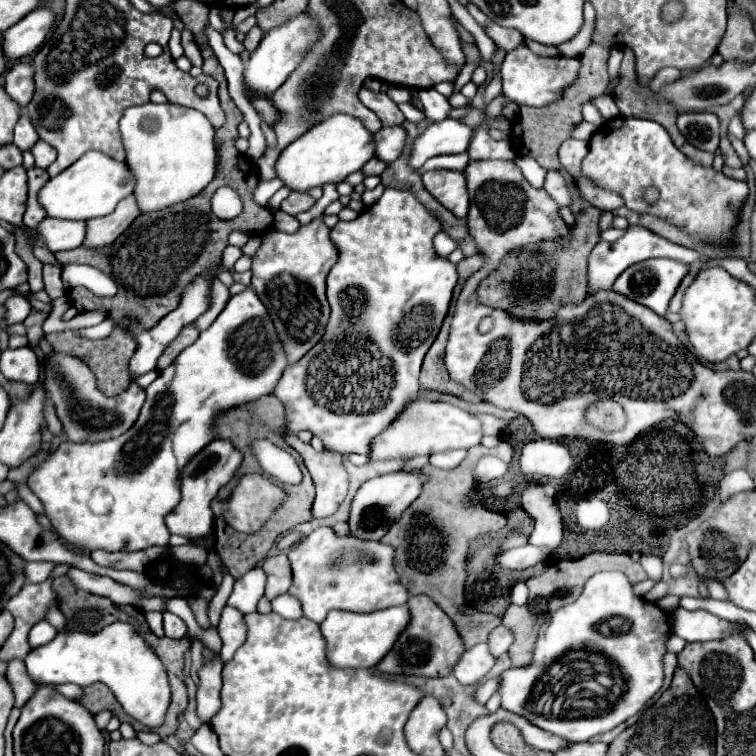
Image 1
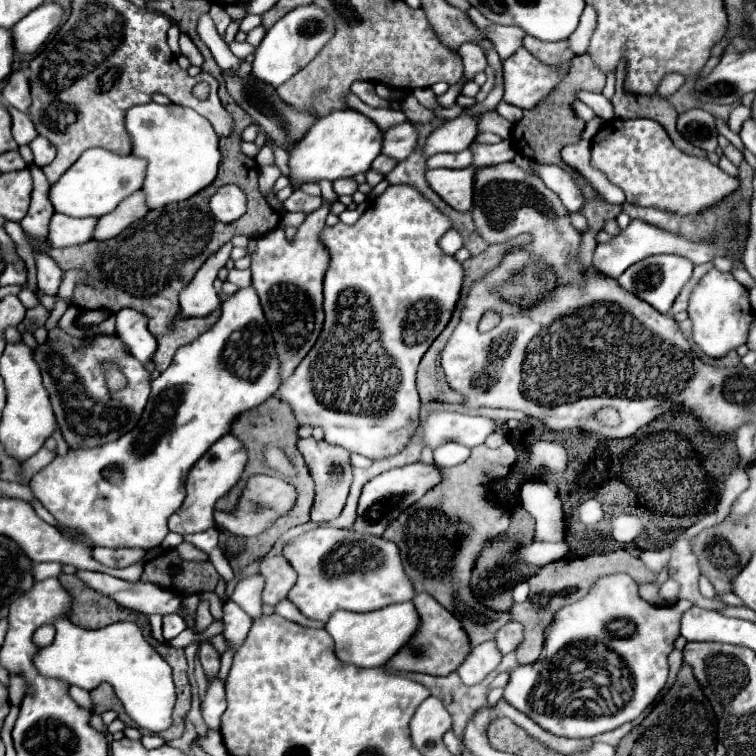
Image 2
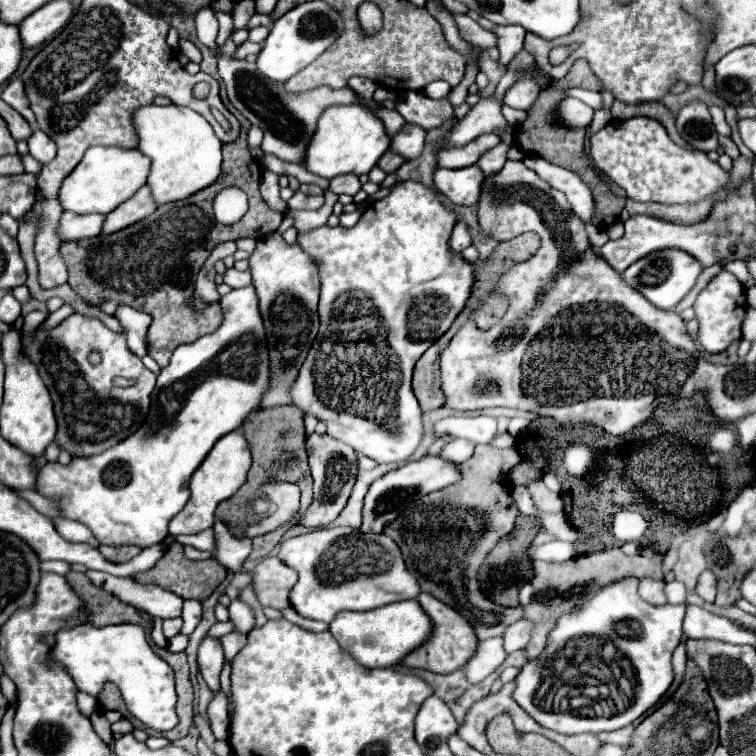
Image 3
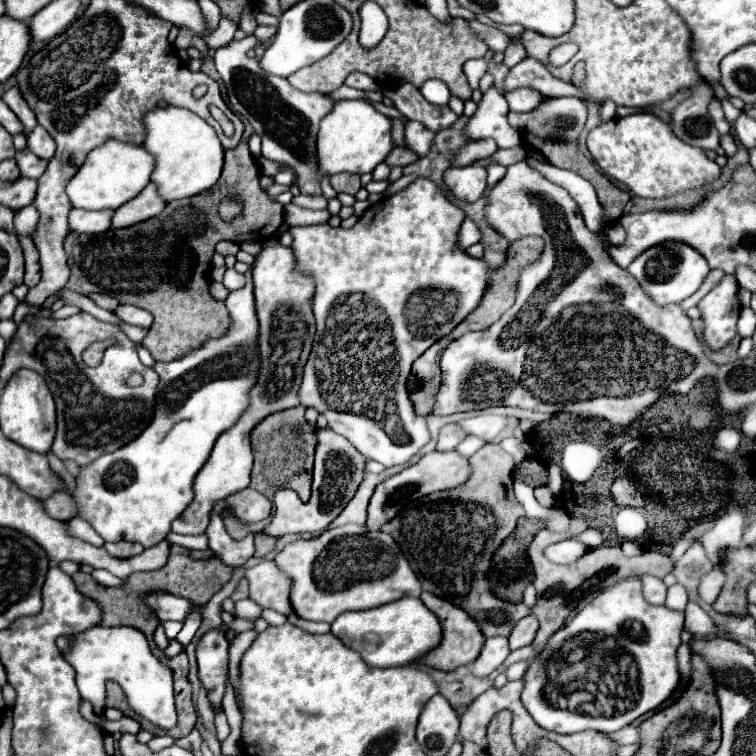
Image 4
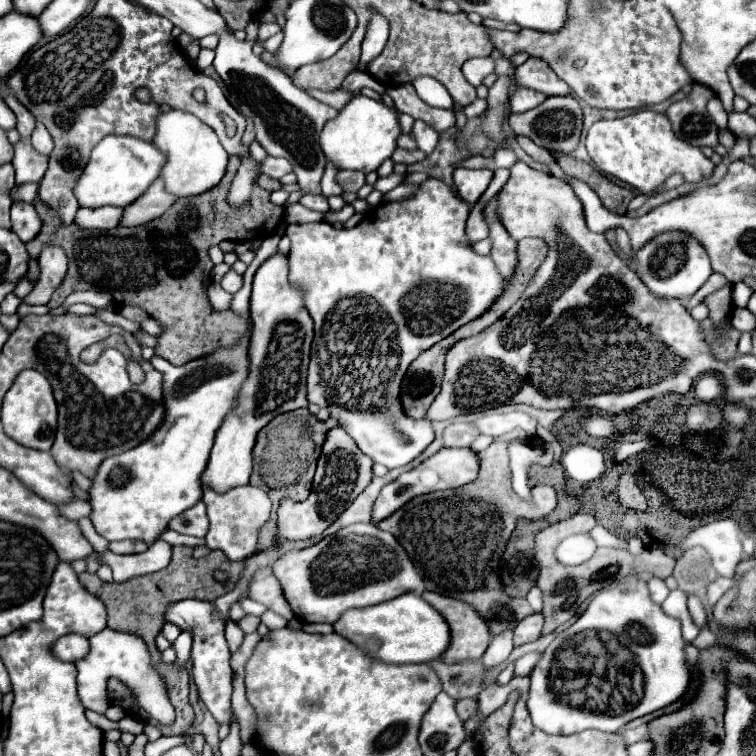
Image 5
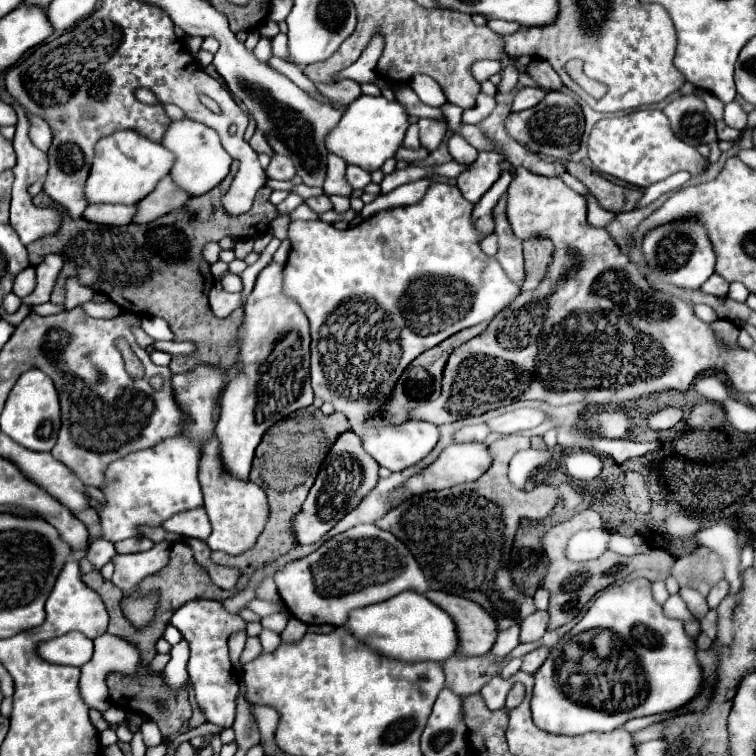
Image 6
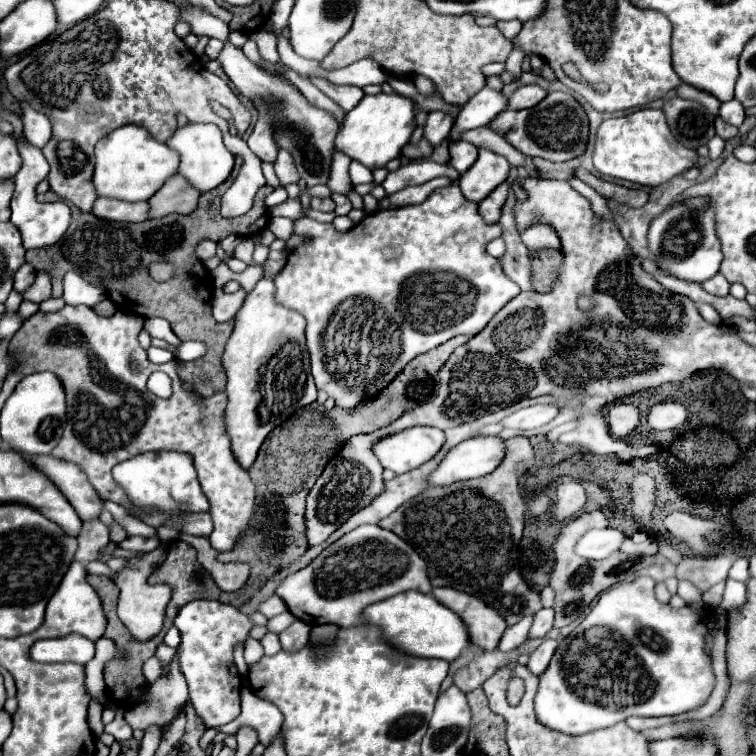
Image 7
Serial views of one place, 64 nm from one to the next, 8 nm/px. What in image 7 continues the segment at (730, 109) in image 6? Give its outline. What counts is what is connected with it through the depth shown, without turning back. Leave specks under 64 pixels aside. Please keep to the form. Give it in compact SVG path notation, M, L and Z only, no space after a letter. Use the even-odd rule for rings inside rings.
M738 100L722 102L718 114L720 114L720 118L728 120L728 122L734 124L734 126L740 126L740 124L744 122L744 118L746 118L746 112L744 112L744 108L742 108L742 104L740 104Z

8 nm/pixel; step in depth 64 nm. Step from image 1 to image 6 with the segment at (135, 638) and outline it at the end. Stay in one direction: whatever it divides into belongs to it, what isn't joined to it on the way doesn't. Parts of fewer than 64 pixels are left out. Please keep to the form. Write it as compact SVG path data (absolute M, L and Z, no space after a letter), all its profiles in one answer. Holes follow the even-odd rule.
M102 634L94 640L94 656L82 666L80 694L90 708L100 712L108 710L106 698L106 676L108 672L136 672L136 648L124 644L122 638Z

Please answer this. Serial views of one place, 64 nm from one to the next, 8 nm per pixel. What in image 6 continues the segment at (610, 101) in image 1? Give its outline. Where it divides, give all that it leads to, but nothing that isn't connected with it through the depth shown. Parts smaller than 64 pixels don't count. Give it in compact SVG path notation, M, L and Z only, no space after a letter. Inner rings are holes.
M534 60L528 68L526 68L526 72L542 86L542 88L546 88L546 90L560 90L562 88L562 80L560 80L560 76L554 72L554 68L548 64L548 62L544 62L544 60Z

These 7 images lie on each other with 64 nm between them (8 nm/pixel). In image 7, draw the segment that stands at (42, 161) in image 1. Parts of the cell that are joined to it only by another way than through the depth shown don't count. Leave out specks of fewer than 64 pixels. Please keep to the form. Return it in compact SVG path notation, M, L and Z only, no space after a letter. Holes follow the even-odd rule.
M20 102L22 106L22 122L24 122L24 138L36 146L44 148L44 144L50 140L50 120L46 114L36 112L26 102Z

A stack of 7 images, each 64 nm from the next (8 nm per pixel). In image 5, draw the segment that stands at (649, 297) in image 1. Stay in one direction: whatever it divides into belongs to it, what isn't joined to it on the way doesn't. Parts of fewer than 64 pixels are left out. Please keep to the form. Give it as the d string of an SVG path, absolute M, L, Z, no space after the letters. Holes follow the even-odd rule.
M680 230L662 232L656 238L652 238L650 242L646 242L636 254L634 270L652 292L656 292L660 296L668 296L668 298L692 296L712 274L710 258L708 258L704 246L692 234L680 232Z

